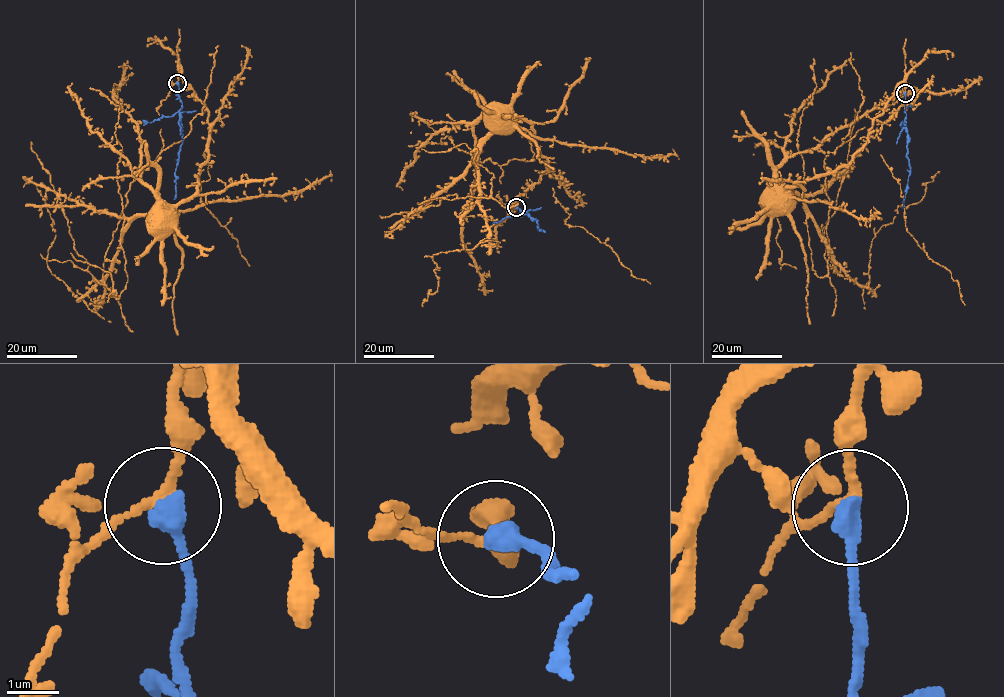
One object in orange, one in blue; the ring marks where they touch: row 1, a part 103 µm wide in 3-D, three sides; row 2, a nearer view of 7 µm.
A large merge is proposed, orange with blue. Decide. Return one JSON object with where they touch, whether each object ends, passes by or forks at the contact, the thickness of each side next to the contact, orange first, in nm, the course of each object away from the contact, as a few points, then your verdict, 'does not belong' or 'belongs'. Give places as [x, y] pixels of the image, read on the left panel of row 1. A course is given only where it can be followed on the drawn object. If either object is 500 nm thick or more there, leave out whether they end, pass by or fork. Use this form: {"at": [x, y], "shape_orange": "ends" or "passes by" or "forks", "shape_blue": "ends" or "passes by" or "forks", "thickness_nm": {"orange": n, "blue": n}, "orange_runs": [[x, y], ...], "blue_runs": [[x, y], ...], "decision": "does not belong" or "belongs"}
{"at": [177, 83], "shape_orange": "passes by", "shape_blue": "ends", "thickness_nm": {"orange": 150, "blue": 400}, "orange_runs": [[177, 83], [178, 72], [182, 71], [183, 81], [207, 111], [209, 155], [200, 170], [193, 194], [165, 215]], "blue_runs": [[177, 83], [182, 103], [180, 117], [183, 143], [175, 171], [174, 199]], "decision": "does not belong"}

